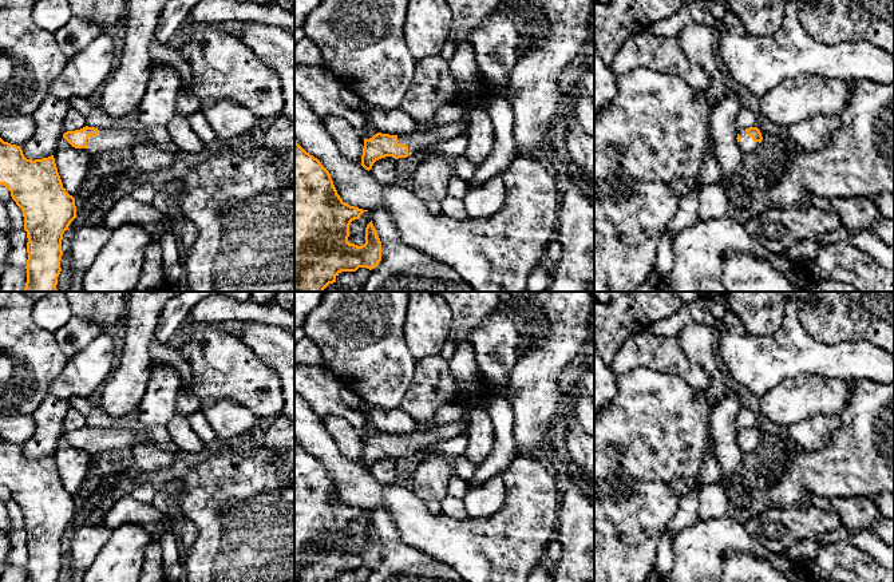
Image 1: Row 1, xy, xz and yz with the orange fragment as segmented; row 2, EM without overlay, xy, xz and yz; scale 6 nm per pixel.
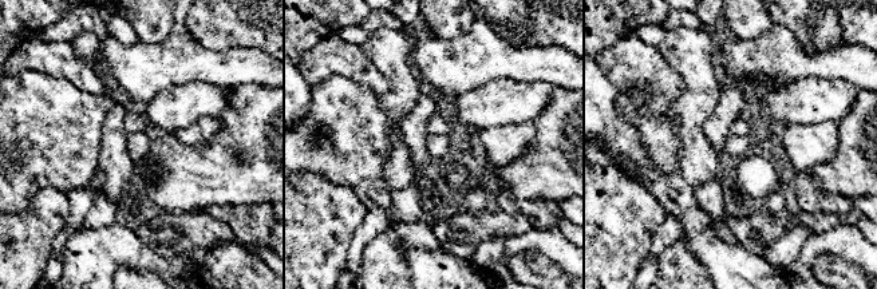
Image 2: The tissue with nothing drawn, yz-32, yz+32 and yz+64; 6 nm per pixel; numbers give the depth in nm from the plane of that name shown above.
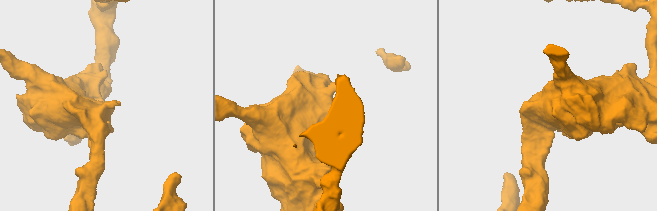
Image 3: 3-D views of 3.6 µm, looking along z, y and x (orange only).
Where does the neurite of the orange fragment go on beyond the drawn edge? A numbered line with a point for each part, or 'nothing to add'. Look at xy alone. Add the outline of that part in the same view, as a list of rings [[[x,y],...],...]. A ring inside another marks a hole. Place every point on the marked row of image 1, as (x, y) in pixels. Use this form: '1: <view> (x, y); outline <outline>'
1: xy (107, 139); outline [[[98,128],[96,136],[87,139],[88,153],[110,153],[114,150],[132,150],[137,146],[155,147],[154,142],[143,132],[127,128]]]

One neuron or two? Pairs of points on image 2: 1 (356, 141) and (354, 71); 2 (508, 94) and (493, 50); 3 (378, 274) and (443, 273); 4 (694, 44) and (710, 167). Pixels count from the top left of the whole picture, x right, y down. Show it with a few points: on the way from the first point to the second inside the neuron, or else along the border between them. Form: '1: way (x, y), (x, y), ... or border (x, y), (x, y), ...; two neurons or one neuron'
1: border (322, 82), (346, 76), (379, 97); two neurons
2: border (533, 80), (490, 79), (471, 87); two neurons
3: border (429, 249), (406, 250), (405, 260), (410, 274); two neurons
4: way (694, 75), (694, 137); one neuron

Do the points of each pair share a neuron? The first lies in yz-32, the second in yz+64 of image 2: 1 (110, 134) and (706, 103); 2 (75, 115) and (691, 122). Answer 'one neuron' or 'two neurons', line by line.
1: two neurons
2: two neurons

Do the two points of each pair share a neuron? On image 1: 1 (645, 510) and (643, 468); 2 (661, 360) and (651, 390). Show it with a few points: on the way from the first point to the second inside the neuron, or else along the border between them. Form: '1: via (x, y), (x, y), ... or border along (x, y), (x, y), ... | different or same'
1: border along (667, 482), (635, 480), (616, 497) | different
2: border along (627, 372), (649, 367), (676, 375), (687, 383) | different

